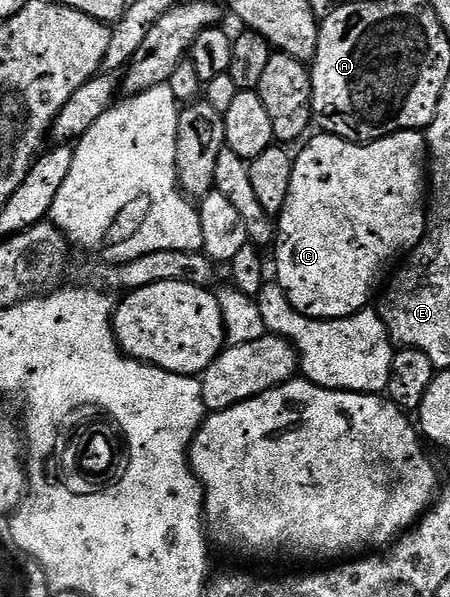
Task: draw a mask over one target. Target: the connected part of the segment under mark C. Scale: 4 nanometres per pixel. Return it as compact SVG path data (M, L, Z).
M419 130L394 132L367 144L354 144L339 136L318 135L312 135L302 145L299 156L297 152L294 157L289 198L277 217L273 276L301 314L314 320L340 320L364 311L384 279L383 271L390 269L404 254L410 254L426 234L429 153L426 135Z

